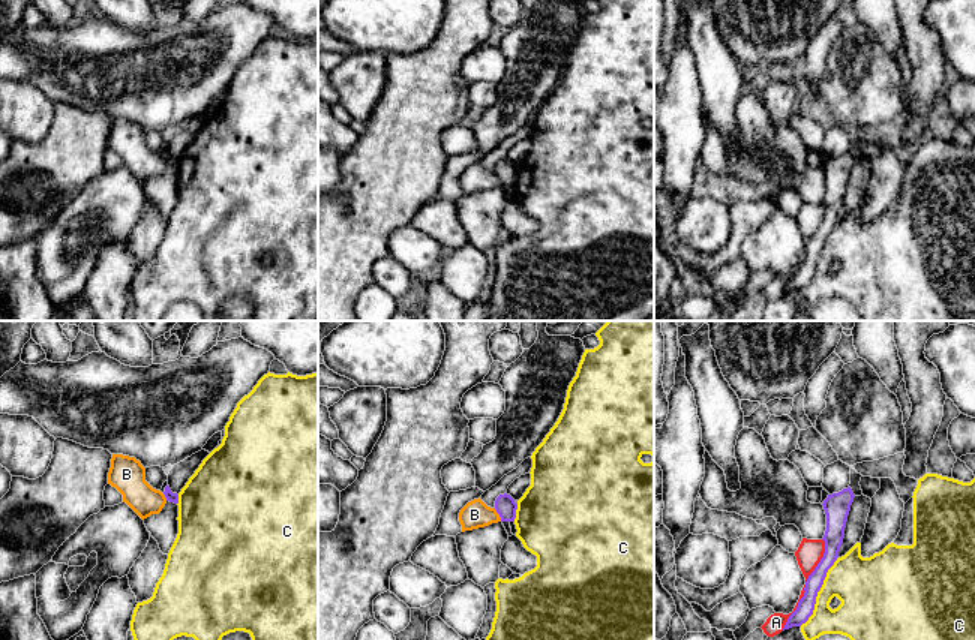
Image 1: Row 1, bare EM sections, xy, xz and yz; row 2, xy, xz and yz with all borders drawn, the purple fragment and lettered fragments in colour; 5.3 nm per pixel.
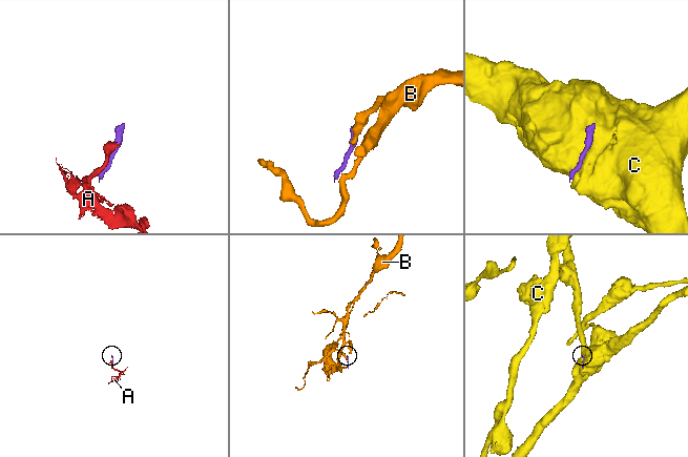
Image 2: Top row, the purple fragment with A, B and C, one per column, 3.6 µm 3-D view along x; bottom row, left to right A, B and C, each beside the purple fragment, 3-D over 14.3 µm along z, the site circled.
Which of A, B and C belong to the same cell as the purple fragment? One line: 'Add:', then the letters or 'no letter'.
Add: no letter

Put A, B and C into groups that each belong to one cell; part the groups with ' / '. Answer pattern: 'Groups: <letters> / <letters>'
Groups: A B / C

